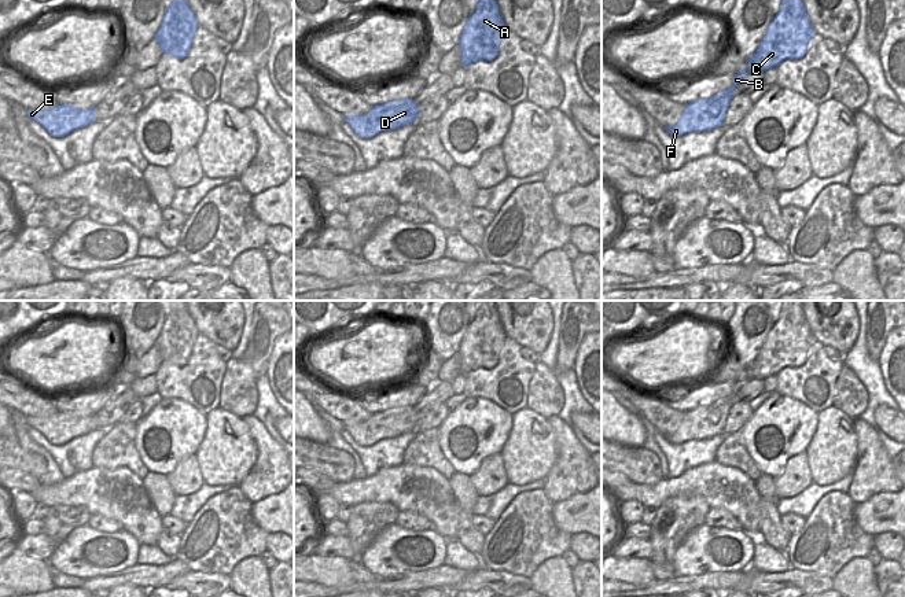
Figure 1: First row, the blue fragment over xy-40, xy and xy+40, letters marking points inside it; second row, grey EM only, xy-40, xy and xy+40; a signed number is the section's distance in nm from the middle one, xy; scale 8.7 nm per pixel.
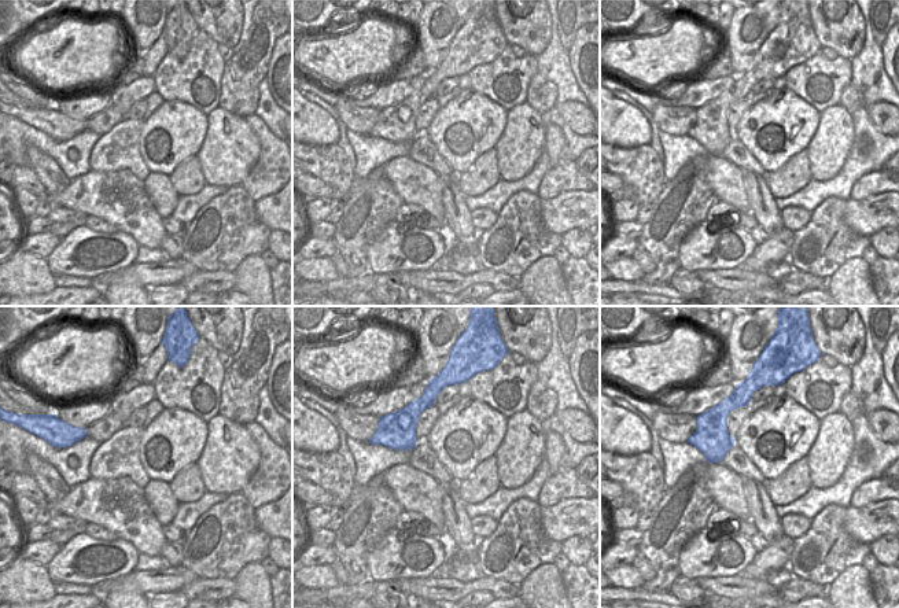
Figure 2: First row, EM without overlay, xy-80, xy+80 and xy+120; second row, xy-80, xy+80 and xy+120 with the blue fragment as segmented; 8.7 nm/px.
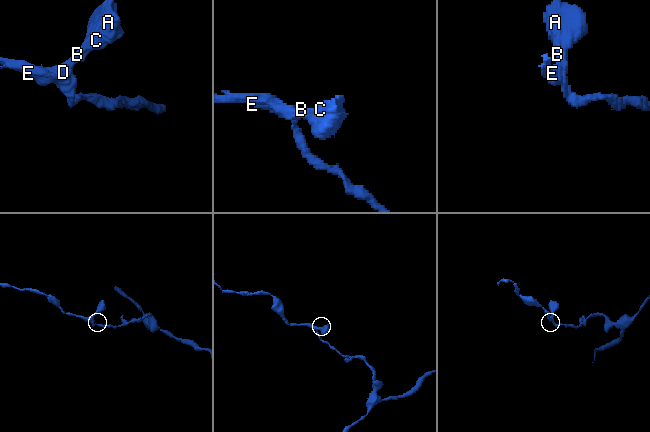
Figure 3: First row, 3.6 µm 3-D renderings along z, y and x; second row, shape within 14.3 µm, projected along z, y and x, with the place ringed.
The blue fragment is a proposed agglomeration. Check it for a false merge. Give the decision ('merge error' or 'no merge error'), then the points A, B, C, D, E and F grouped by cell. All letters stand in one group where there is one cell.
no merge error; groups A B C D E F

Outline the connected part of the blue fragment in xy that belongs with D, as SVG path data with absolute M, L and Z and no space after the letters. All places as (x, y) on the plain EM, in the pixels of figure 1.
M404 406L371 413L368 420L363 423L343 423L343 427L358 445L371 446L380 439L390 439L413 431L419 420L413 406Z

